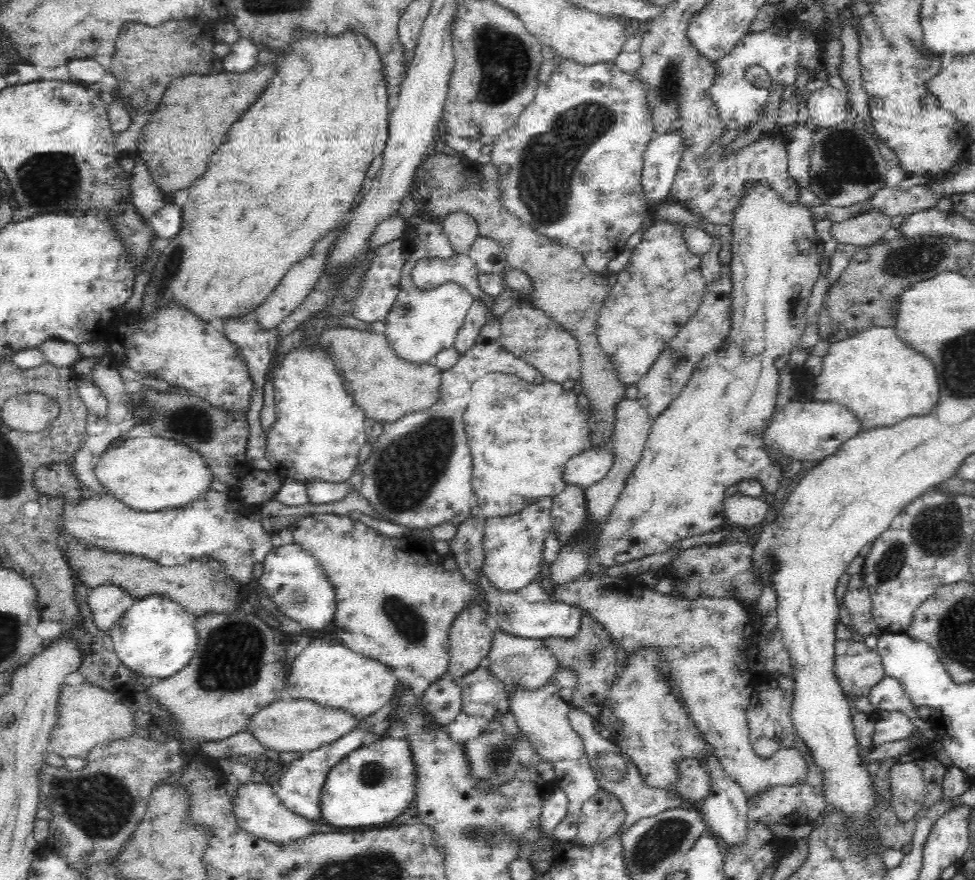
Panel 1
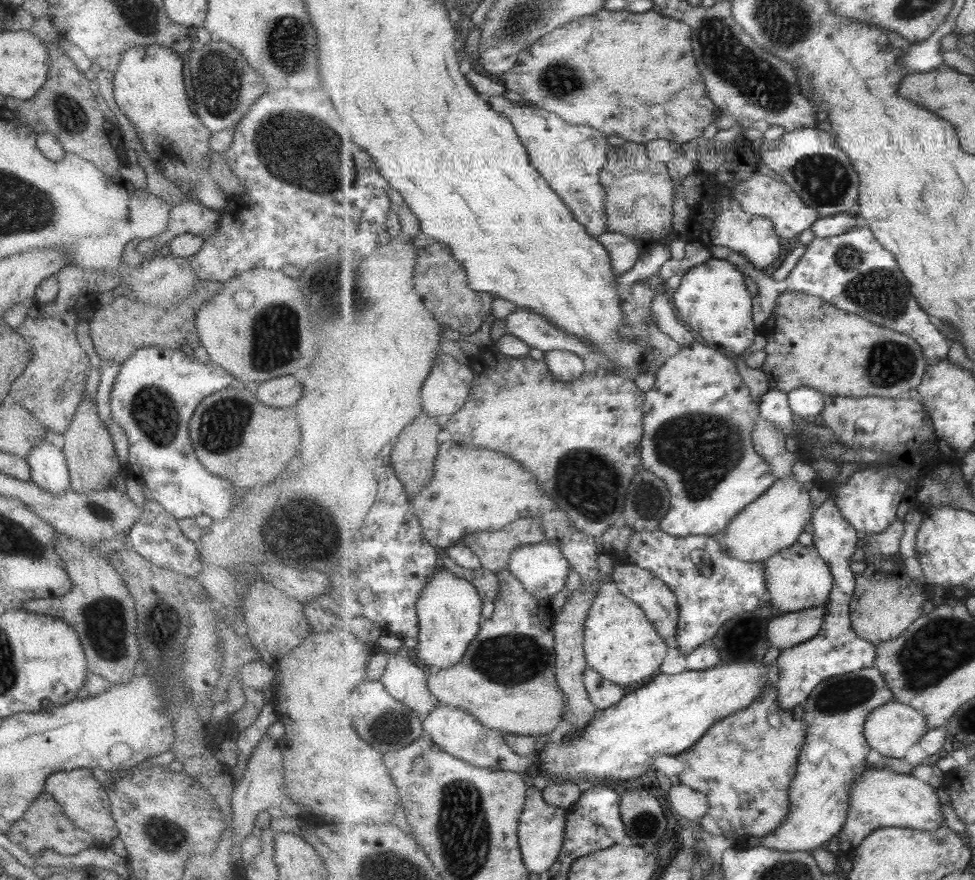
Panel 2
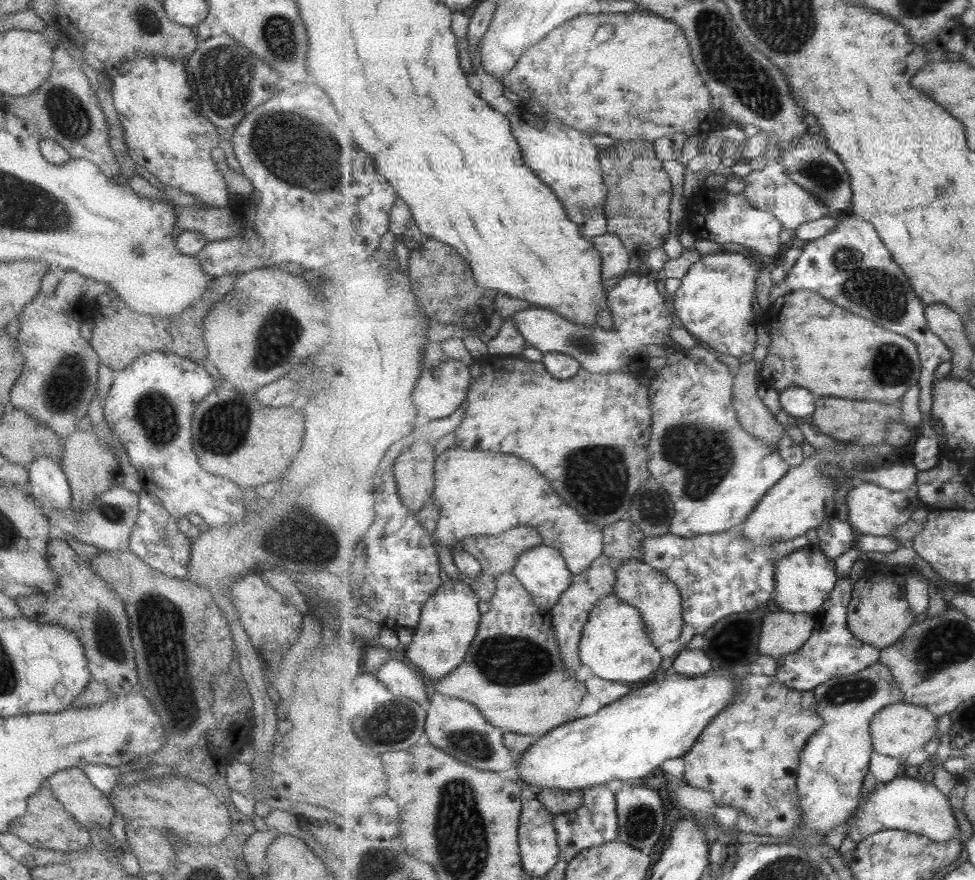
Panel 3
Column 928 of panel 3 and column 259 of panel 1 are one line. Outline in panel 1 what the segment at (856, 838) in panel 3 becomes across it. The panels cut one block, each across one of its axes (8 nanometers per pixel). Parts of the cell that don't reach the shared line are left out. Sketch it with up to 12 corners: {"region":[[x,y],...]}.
{"region":[[269,783],[241,784],[231,799],[243,830],[275,843],[314,834]]}

